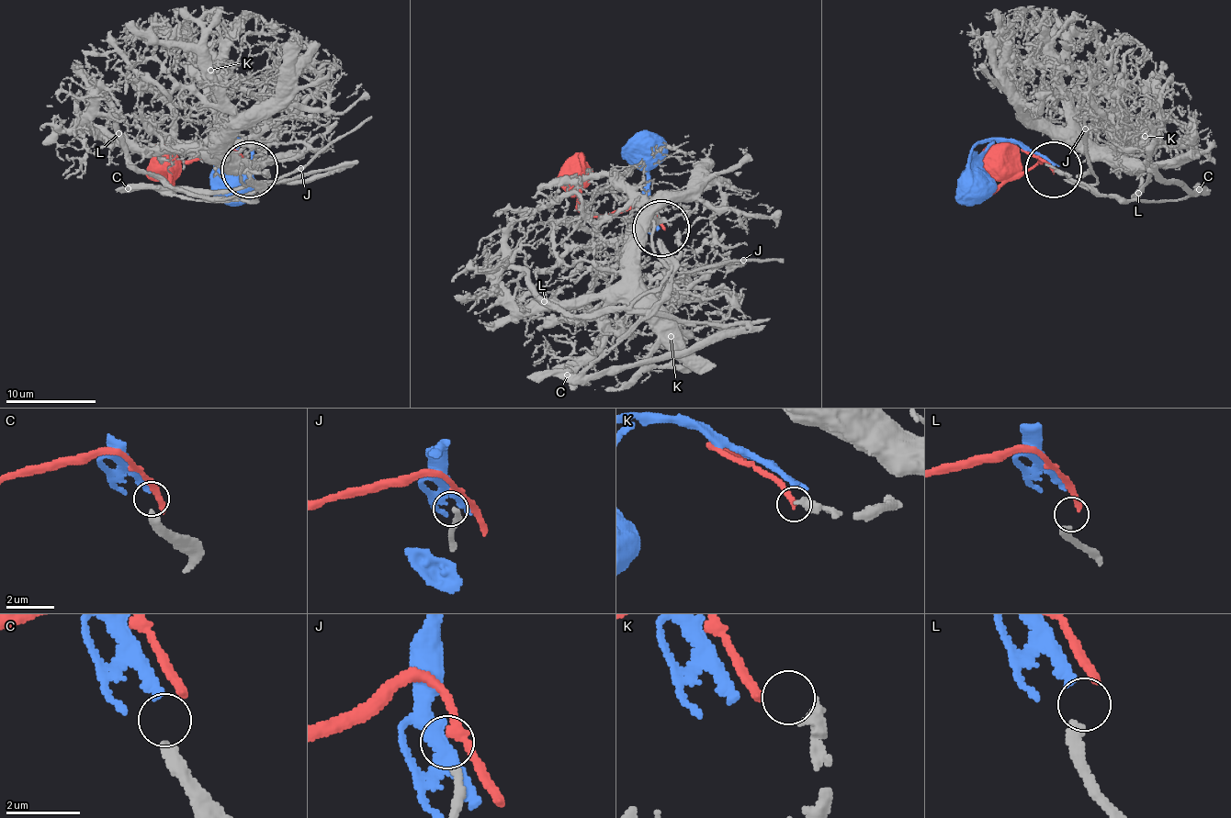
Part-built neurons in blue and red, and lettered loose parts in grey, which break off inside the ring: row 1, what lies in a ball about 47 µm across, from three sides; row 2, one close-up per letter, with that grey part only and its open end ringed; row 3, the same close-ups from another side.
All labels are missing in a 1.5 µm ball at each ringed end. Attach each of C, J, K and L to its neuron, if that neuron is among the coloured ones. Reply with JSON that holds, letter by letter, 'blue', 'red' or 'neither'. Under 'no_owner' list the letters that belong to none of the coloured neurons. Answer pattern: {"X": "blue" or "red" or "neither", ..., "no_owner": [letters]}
{"C": "blue", "J": "neither", "K": "neither", "L": "red", "no_owner": ["J", "K"]}

